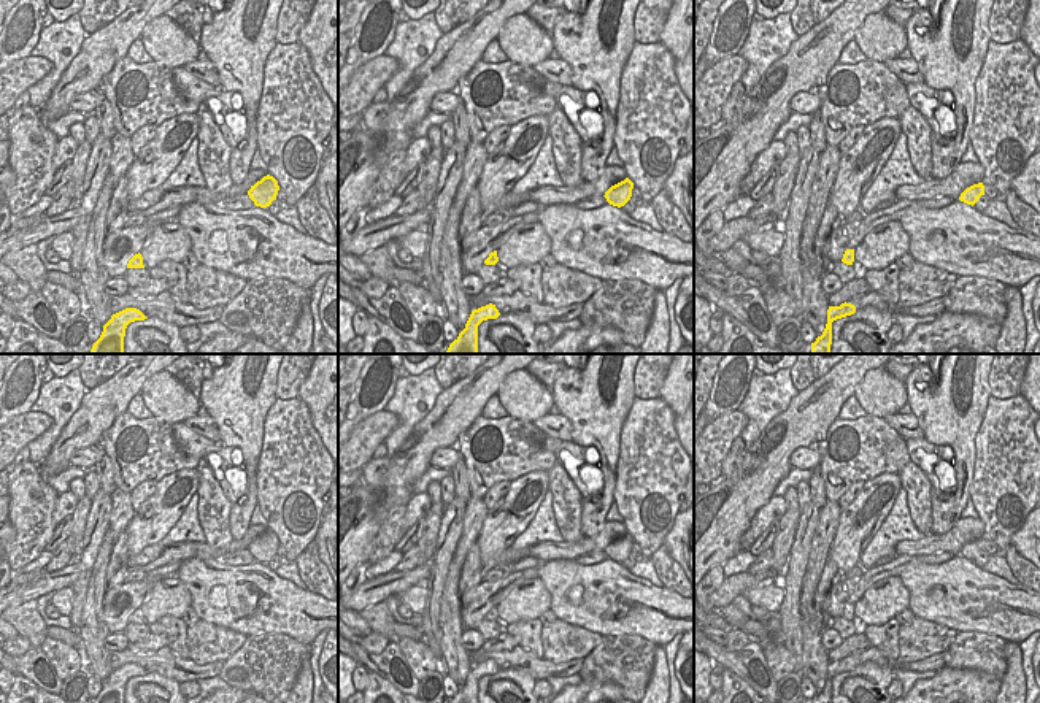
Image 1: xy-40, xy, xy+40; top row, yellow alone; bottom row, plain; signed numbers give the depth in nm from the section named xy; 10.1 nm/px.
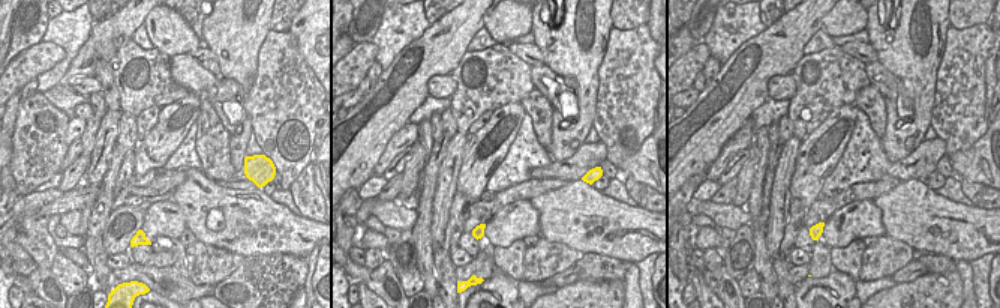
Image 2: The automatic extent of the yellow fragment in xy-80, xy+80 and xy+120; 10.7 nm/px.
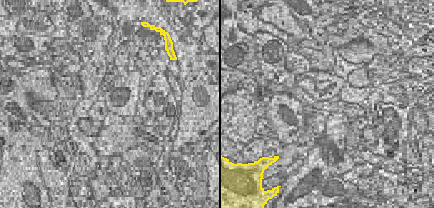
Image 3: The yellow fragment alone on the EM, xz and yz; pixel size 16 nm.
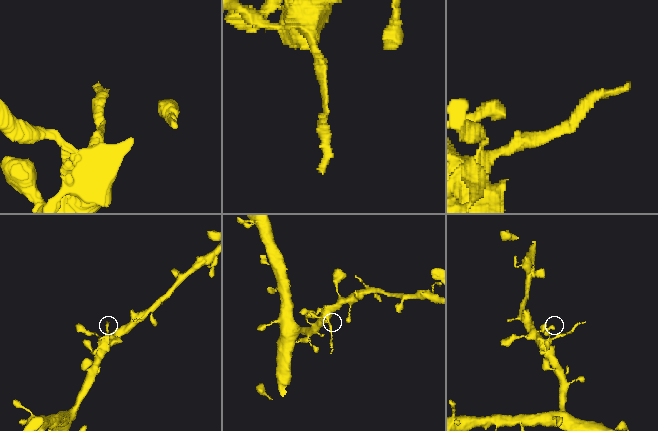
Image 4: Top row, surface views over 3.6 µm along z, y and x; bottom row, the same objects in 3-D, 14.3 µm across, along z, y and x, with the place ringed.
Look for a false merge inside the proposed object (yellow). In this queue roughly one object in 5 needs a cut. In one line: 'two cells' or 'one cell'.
two cells

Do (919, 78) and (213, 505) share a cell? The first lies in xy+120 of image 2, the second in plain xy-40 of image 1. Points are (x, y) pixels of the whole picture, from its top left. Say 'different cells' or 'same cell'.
different cells

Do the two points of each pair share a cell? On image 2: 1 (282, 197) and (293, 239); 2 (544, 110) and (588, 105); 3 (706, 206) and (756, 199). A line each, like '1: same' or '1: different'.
1: different
2: different
3: different

